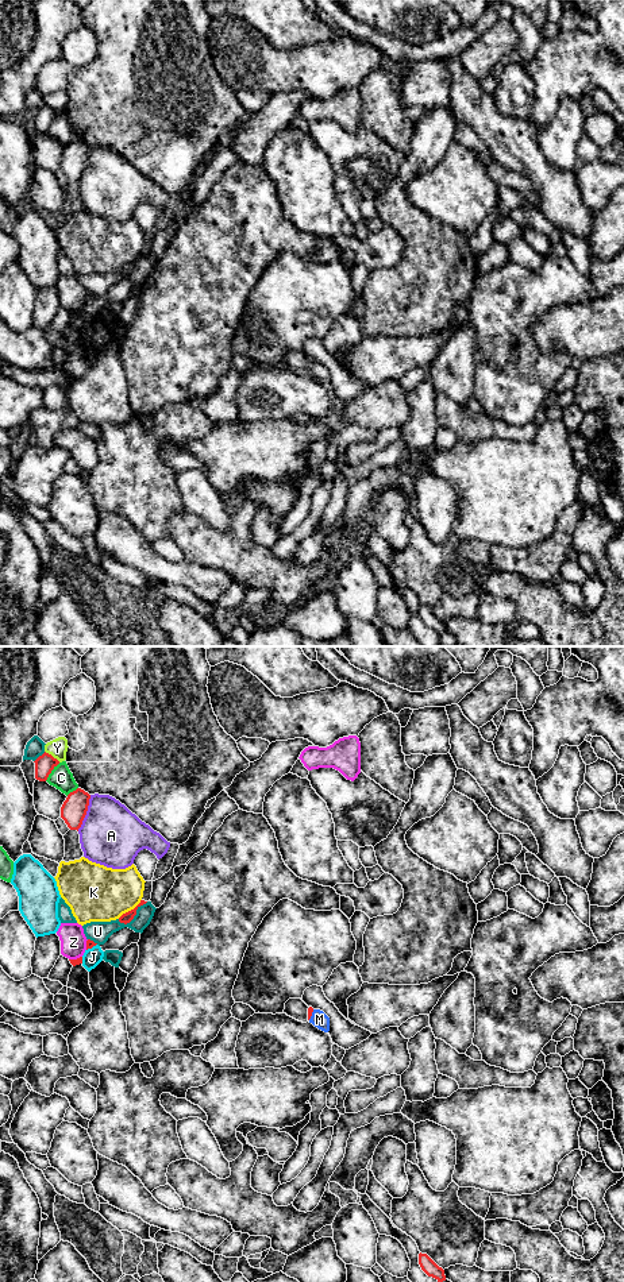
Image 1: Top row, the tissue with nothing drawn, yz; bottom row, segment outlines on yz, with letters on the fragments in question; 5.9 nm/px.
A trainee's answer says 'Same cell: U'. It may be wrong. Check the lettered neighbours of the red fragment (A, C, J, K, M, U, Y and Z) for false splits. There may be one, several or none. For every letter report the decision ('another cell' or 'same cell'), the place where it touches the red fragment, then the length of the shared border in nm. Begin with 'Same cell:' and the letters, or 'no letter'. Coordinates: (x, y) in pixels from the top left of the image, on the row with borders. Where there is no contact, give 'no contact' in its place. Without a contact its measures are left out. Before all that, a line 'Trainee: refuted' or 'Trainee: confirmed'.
Trainee: refuted
Same cell: M
A: another cell | yz (85, 813) | 240 nm
C: another cell | yz (50, 772) | 140 nm
J: another cell | yz (91, 948) | 80 nm
K: another cell | yz (131, 910) | 180 nm
M: same cell | yz (311, 1015) | 70 nm
U: another cell | yz (134, 915) | 220 nm
Y: another cell | yz (52, 756) | 120 nm
Z: another cell | yz (74, 960) | 80 nm

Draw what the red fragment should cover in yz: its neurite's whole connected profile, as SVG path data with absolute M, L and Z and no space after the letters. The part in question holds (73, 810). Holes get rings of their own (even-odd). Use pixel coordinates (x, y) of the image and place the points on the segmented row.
M81 788L70 792L61 807L61 818L70 830L81 827L86 815L90 795Z

